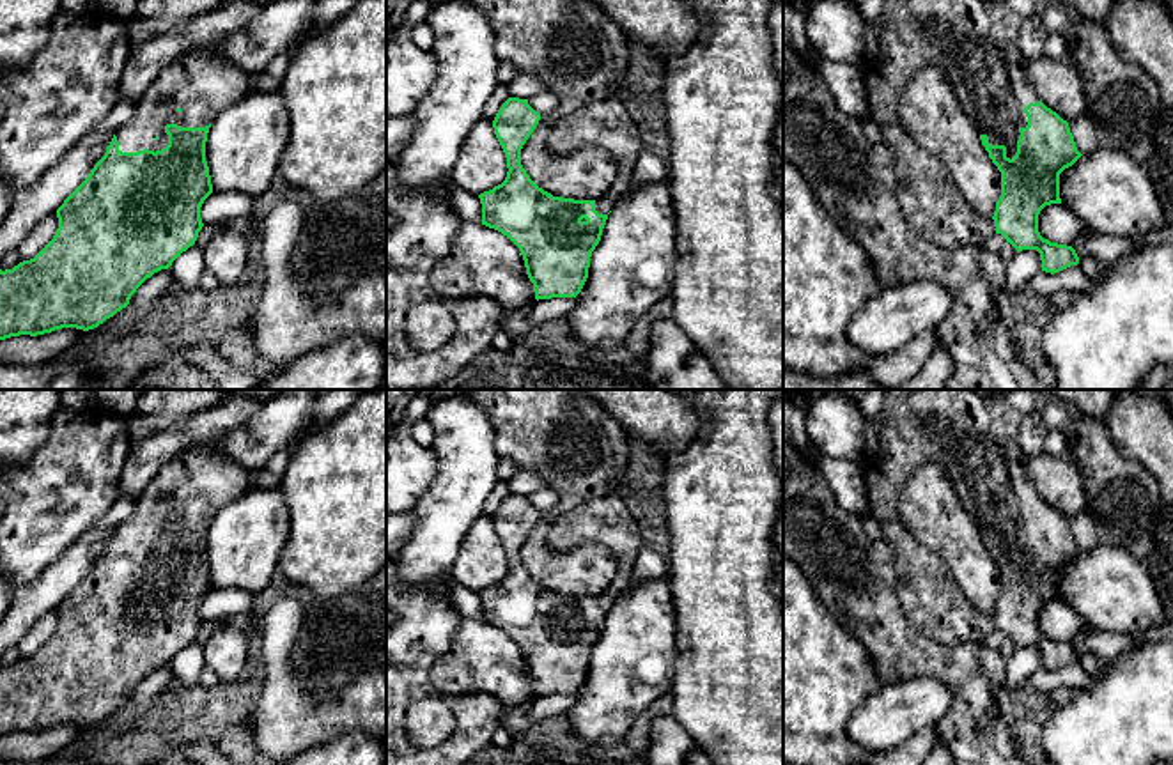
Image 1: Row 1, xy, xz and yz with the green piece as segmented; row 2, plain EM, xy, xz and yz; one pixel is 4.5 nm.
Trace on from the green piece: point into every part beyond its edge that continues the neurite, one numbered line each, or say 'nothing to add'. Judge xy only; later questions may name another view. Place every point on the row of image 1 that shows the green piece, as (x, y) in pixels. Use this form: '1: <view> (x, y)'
1: xy (202, 82)

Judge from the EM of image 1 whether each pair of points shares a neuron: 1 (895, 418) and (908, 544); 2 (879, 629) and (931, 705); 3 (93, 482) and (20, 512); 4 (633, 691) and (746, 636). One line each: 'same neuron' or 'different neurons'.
1: same neuron
2: different neurons
3: same neuron
4: different neurons

